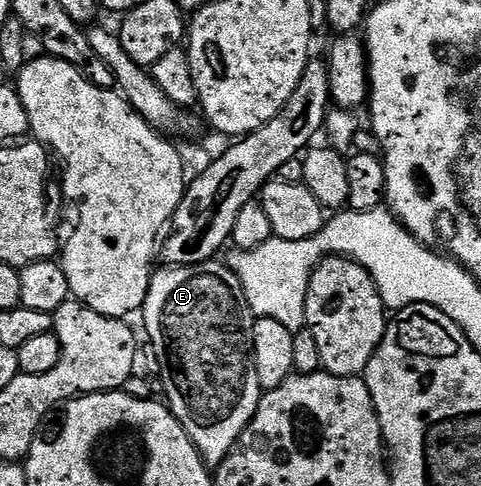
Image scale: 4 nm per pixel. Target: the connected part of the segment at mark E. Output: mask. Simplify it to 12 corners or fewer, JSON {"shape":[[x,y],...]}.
{"shape":[[215,259],[159,268],[140,313],[207,467],[256,415],[255,318]]}

